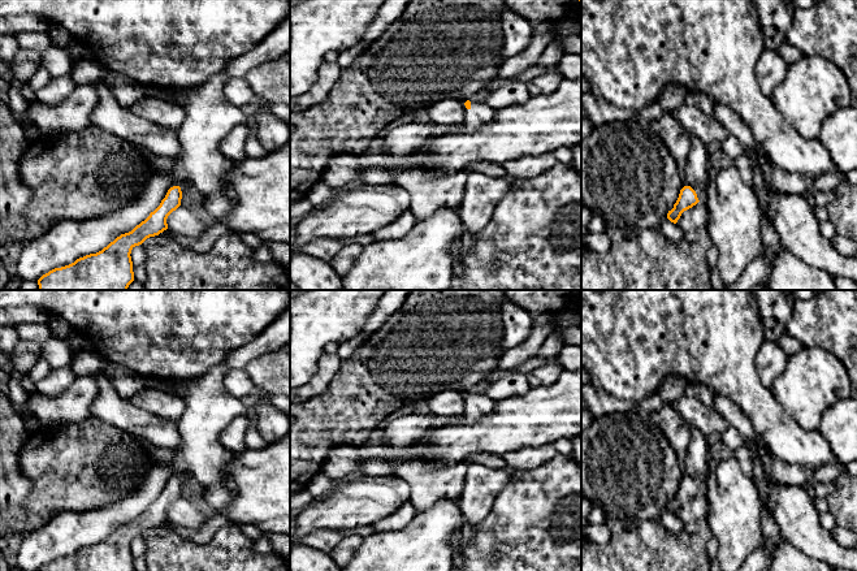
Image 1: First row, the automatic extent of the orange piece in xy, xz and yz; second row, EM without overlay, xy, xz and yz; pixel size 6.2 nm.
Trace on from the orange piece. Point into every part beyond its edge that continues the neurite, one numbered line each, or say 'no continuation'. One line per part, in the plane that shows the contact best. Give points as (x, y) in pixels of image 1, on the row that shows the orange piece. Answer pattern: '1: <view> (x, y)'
1: yz (701, 189)

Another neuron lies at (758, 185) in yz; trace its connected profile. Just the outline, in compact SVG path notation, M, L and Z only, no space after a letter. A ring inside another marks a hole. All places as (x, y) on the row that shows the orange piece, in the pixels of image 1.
M754 169L754 183L753 183L753 187L754 187L756 193L757 193L758 202L765 202L766 199L769 199L767 191L765 189L763 176L757 169Z

